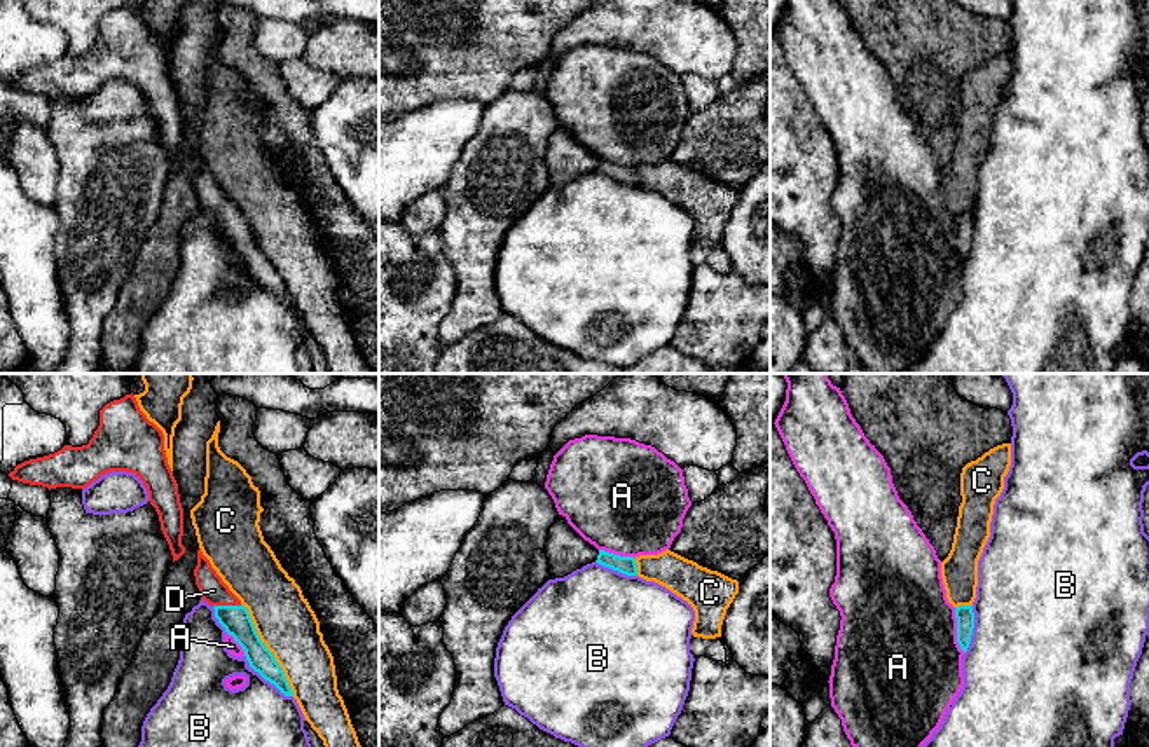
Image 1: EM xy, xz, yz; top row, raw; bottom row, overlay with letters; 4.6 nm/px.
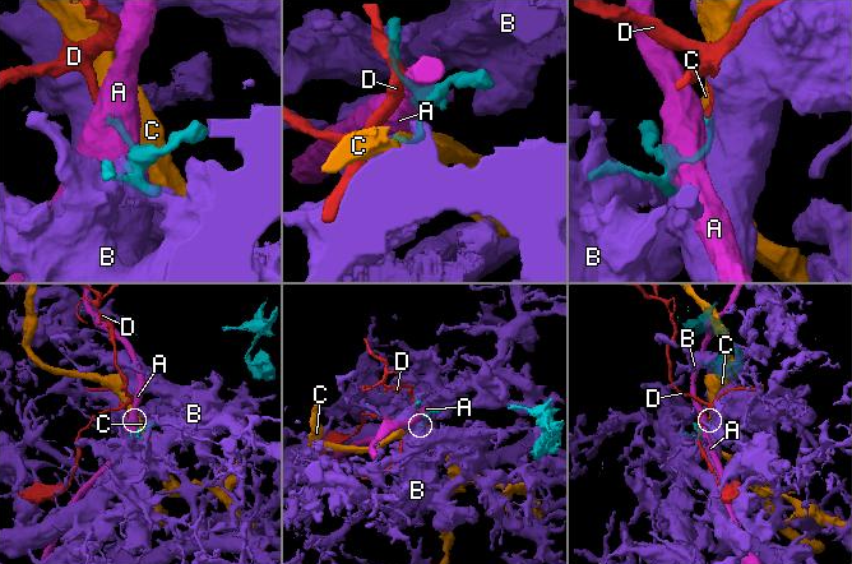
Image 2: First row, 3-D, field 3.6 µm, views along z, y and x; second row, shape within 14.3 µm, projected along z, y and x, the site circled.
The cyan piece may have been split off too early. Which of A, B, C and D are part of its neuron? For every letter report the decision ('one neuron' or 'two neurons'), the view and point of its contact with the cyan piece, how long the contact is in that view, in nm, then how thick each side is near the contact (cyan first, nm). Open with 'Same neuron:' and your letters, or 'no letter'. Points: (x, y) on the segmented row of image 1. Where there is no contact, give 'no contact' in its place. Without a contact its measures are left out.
Same neuron: D
A: two neurons; contact yz (957, 630); length 220 nm; calibres 90 and 500 nm
B: two neurons; contact yz (971, 630); length 220 nm; calibres 90 and 480 nm
C: two neurons; contact xy (268, 650); length 500 nm; calibres 130 and 280 nm
D: one neuron; contact xy (227, 606); length 130 nm; calibres 130 and 120 nm

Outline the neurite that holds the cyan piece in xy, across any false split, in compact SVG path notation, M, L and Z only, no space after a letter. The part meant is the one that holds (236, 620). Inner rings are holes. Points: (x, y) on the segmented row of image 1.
M201 548L197 550L194 576L201 599L215 609L218 623L243 648L250 667L274 684L285 696L293 696L283 668L260 641L248 609L222 581Z

